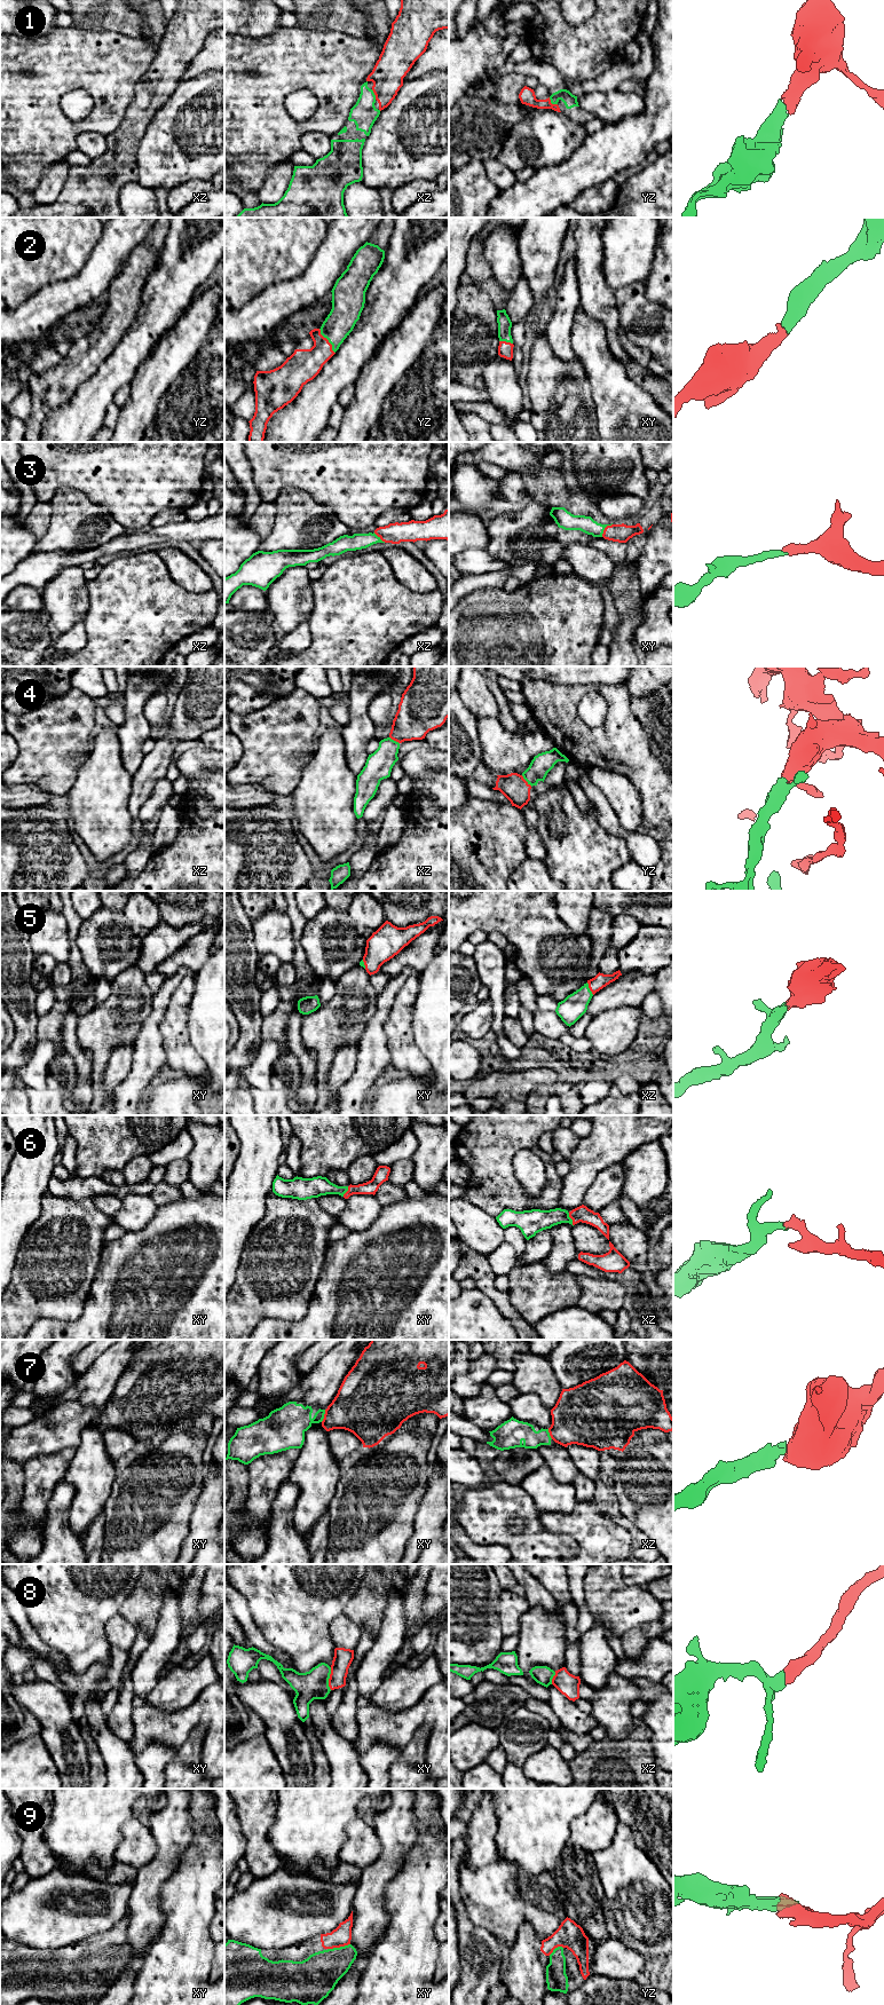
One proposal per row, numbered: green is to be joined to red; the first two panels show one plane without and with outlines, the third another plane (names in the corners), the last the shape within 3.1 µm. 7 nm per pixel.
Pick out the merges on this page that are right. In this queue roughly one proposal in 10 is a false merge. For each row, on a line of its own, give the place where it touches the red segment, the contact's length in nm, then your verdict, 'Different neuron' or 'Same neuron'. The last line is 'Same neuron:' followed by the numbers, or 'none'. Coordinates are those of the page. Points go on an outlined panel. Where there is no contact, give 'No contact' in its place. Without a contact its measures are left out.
1: Touches red at yz (551, 103). Shared border 80 nm. Same neuron
2: Touches red at yz (328, 341). Shared border 200 nm. Same neuron
3: Touches red at xy (605, 529). Shared border 120 nm. Same neuron
4: Touches red at yz (526, 781). Shared border 110 nm. Same neuron
5: Touches red at xz (589, 987). Shared border 100 nm. Same neuron
6: Touches red at xz (571, 1218). Shared border 100 nm. Same neuron
7: Touches red at xy (324, 1415). Shared border 90 nm. Same neuron
8: Touches red at xy (329, 1679). Shared border 160 nm. Same neuron
9: Touches red at xy (338, 1947). Shared border 170 nm. Same neuron
Same neuron: 1, 2, 3, 4, 5, 6, 7, 8, 9

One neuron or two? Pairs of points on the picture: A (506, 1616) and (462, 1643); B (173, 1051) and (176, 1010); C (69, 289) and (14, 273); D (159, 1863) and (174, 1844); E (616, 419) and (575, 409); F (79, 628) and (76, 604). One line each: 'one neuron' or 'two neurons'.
A: two neurons
B: one neuron
C: two neurons
D: one neuron
E: two neurons
F: two neurons

